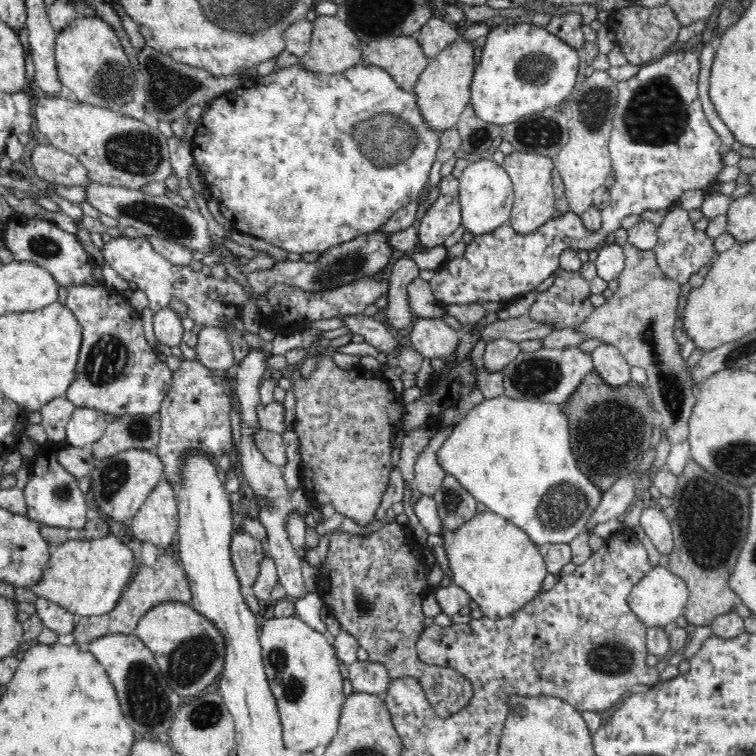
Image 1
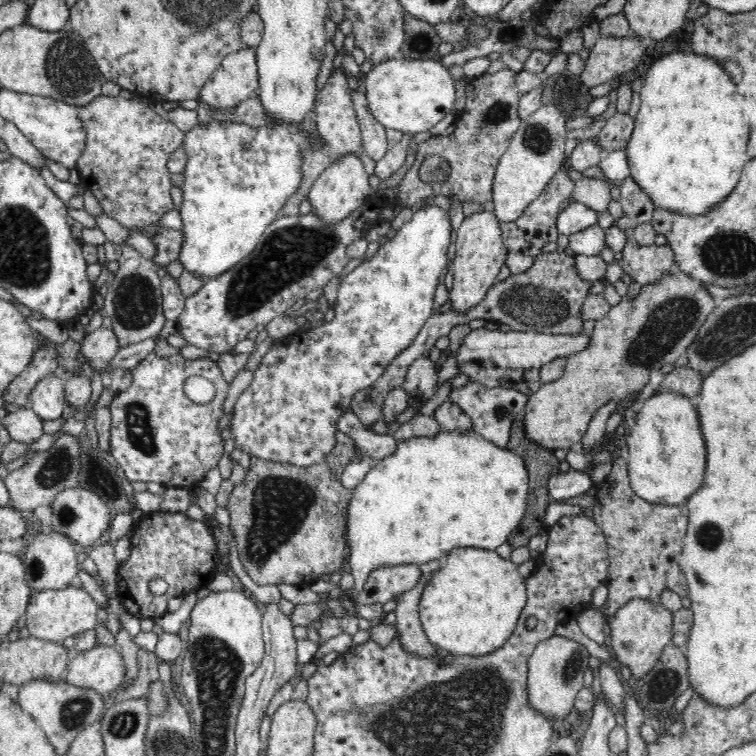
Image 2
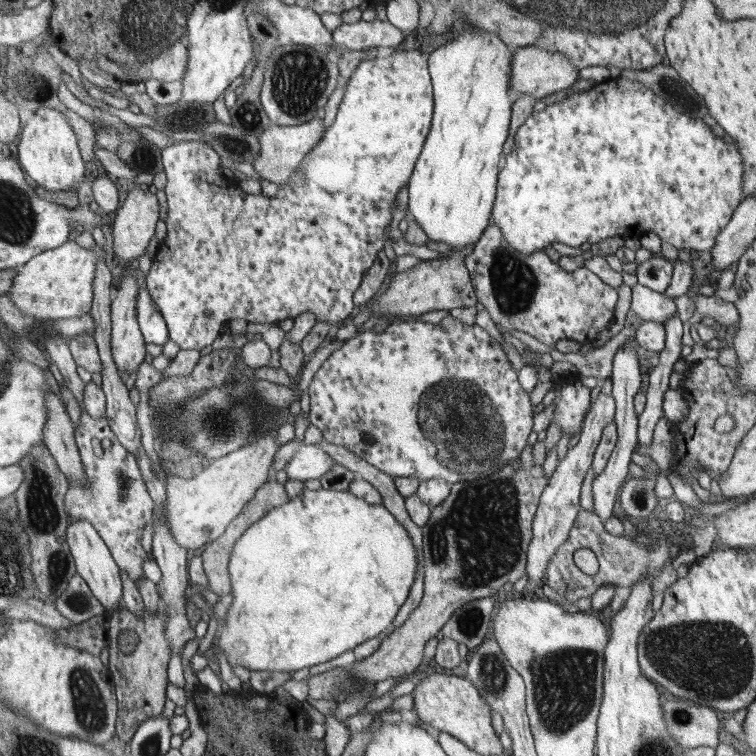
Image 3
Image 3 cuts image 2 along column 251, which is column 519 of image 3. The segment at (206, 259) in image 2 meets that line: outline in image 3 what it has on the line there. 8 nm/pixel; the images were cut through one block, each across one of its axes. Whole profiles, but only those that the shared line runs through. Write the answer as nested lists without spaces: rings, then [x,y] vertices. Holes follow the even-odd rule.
[[[622,76],[610,78],[607,82],[595,83],[589,90],[576,92],[560,98],[552,103],[547,102],[544,110],[533,113],[514,132],[516,150],[506,155],[504,167],[498,175],[498,196],[494,204],[493,216],[495,226],[500,230],[503,240],[520,255],[532,255],[543,251],[548,244],[562,243],[574,248],[585,248],[584,242],[598,243],[606,238],[622,236],[636,238],[640,241],[646,233],[653,232],[660,239],[670,243],[676,249],[694,249],[695,251],[710,251],[715,244],[717,234],[730,221],[734,210],[744,198],[742,192],[742,156],[733,144],[715,135],[701,119],[686,116],[678,112],[668,100],[658,96],[652,89],[646,88],[642,82],[628,80]]]

